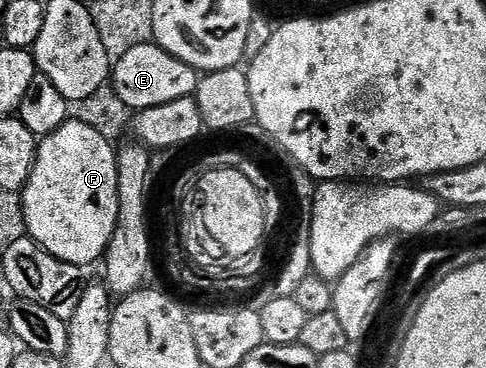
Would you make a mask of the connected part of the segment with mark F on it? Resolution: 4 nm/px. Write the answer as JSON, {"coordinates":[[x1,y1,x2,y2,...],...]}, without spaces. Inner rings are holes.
{"coordinates":[[68,119,39,141,33,171,22,191,21,200,28,237,36,241,45,251,49,251,49,255,65,263,90,267,98,257,100,260,106,254,119,218,116,146,87,123]]}

